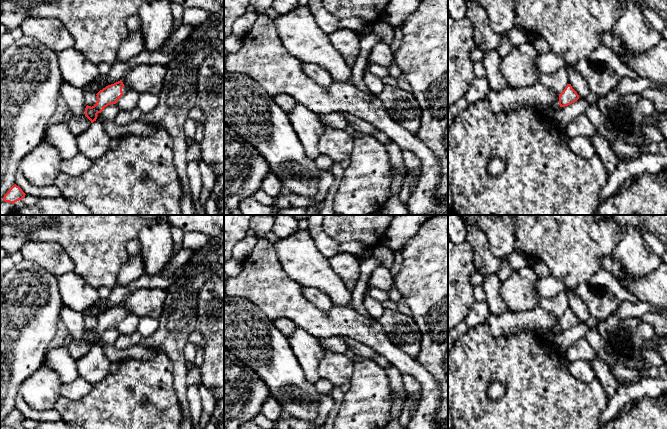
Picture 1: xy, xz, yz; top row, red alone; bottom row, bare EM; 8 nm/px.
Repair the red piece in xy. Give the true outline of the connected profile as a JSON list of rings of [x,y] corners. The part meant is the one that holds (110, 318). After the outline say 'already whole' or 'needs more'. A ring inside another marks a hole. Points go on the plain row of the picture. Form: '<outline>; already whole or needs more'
[[[121,304],[106,310],[96,318],[96,328],[92,331],[86,330],[85,340],[93,347],[96,345],[98,337],[101,337],[108,329],[116,328],[119,322],[129,314],[128,310]]]; needs more

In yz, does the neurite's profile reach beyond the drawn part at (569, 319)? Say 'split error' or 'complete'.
complete

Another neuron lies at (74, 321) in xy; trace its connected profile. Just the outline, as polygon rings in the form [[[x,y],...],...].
[[[66,307],[61,308],[60,321],[66,326],[72,341],[68,346],[71,356],[78,360],[91,350],[91,345],[85,340],[87,328],[84,324],[84,313],[80,313]]]

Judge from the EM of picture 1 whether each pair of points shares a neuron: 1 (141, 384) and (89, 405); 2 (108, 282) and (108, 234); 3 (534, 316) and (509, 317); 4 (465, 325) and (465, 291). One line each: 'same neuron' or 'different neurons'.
1: same neuron
2: same neuron
3: same neuron
4: different neurons

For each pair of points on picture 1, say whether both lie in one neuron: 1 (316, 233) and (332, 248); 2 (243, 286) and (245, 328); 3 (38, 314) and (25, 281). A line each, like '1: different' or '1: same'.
1: same
2: different
3: same

